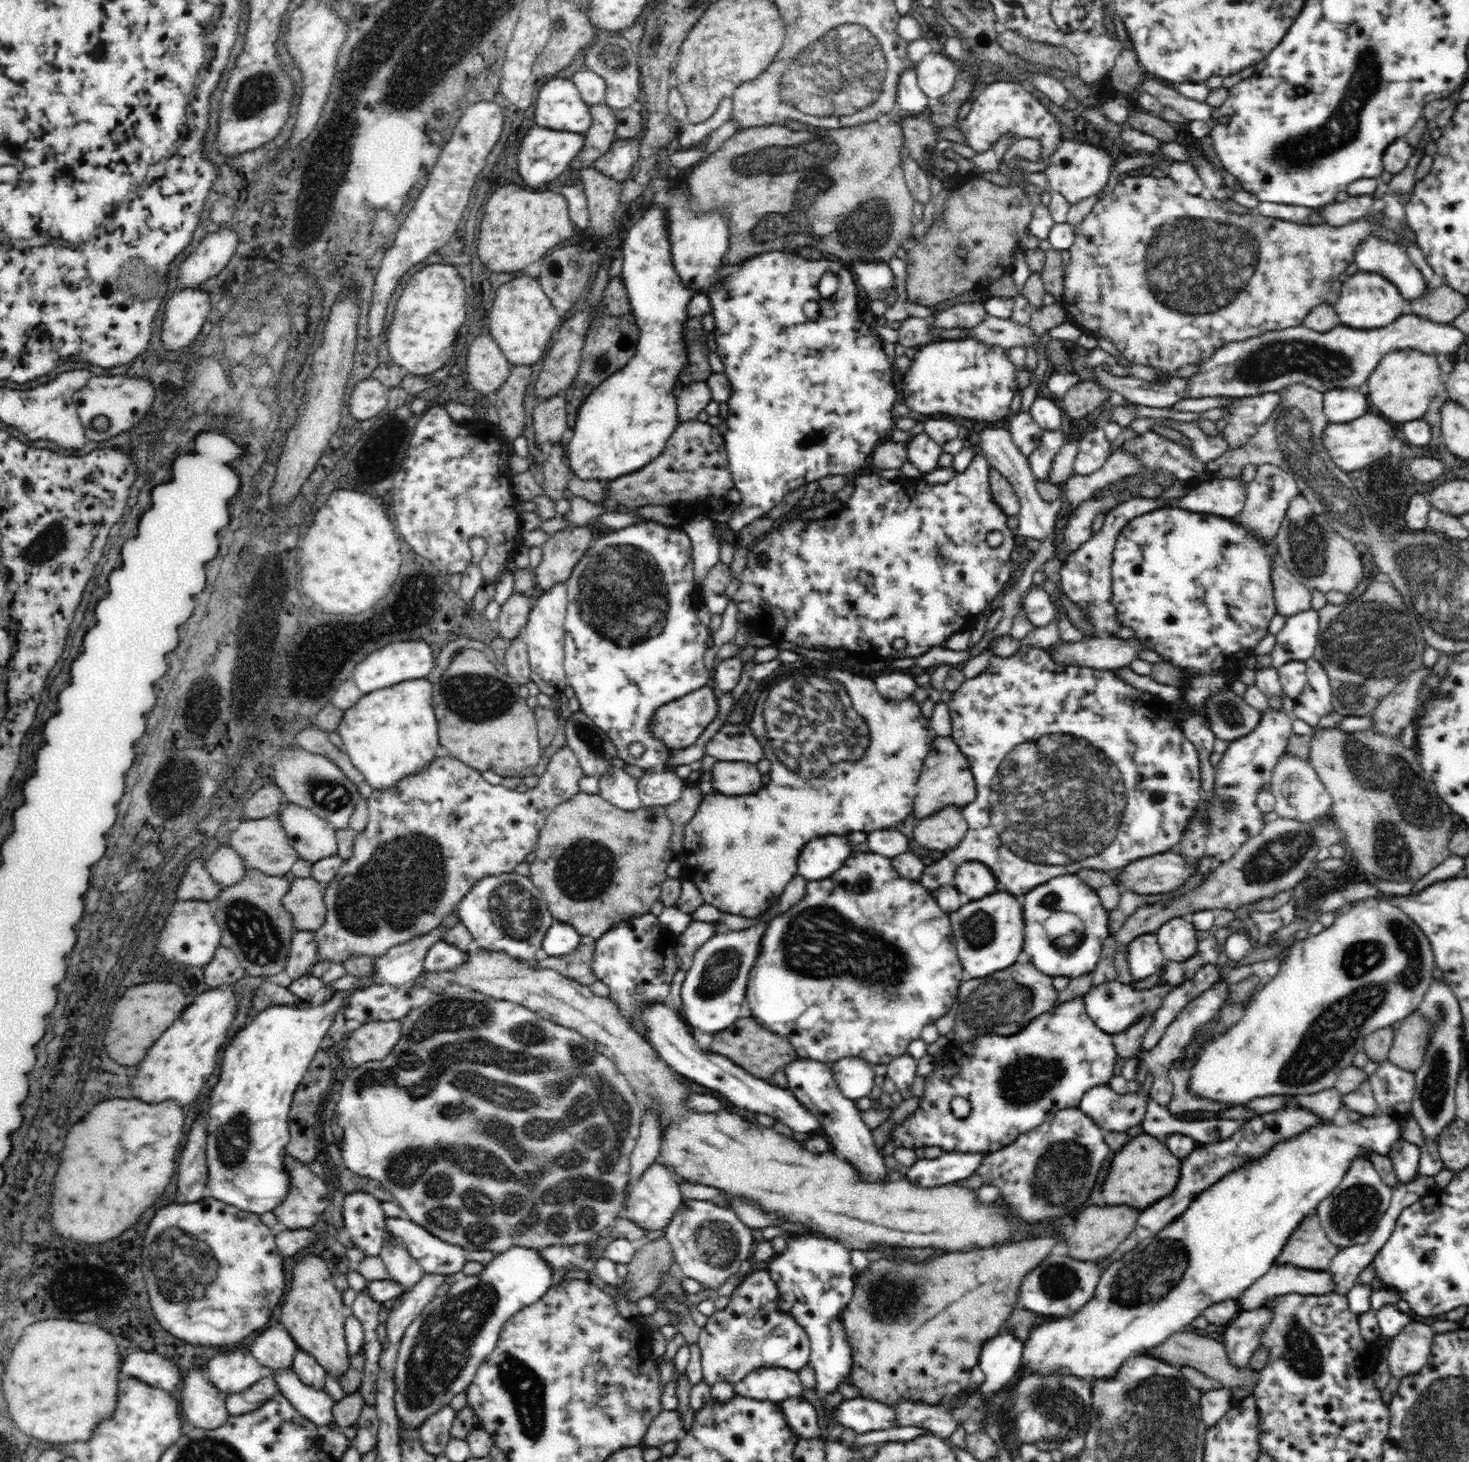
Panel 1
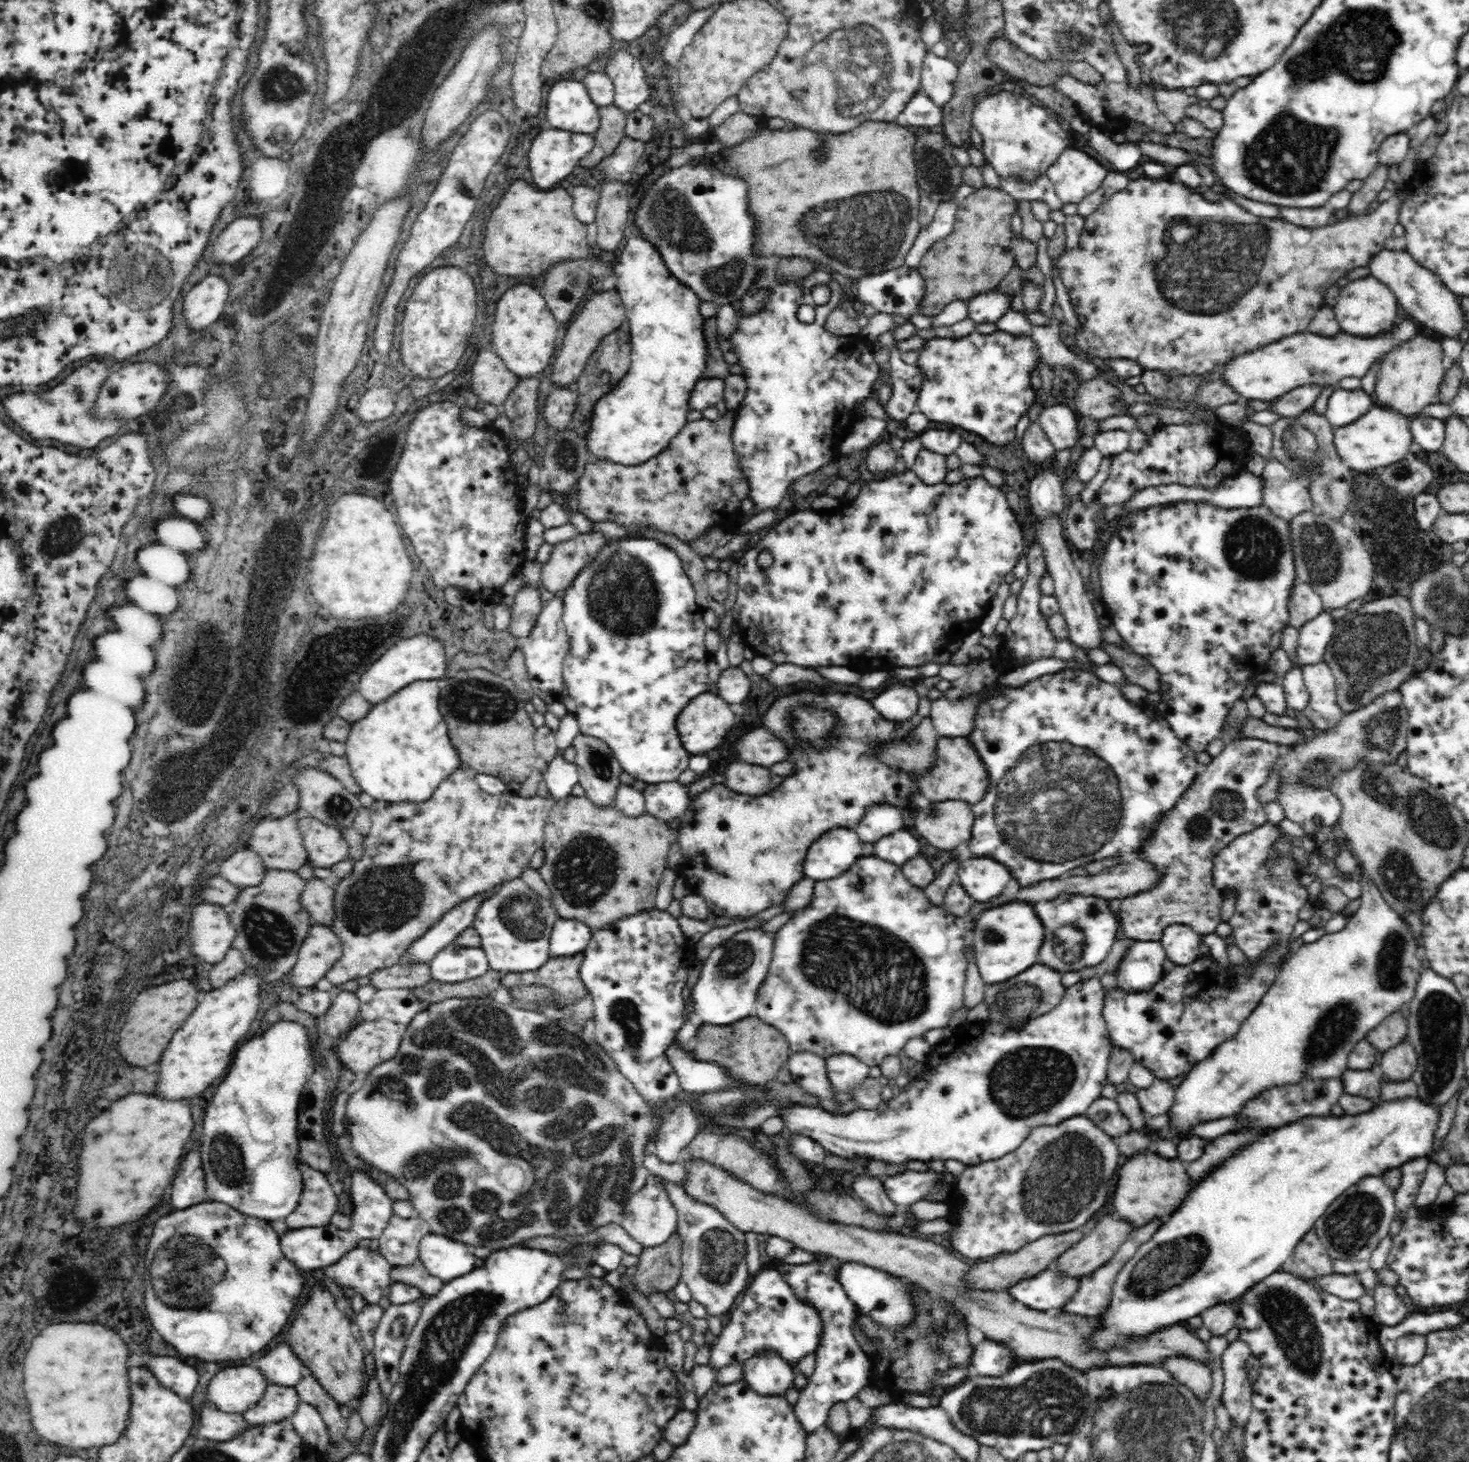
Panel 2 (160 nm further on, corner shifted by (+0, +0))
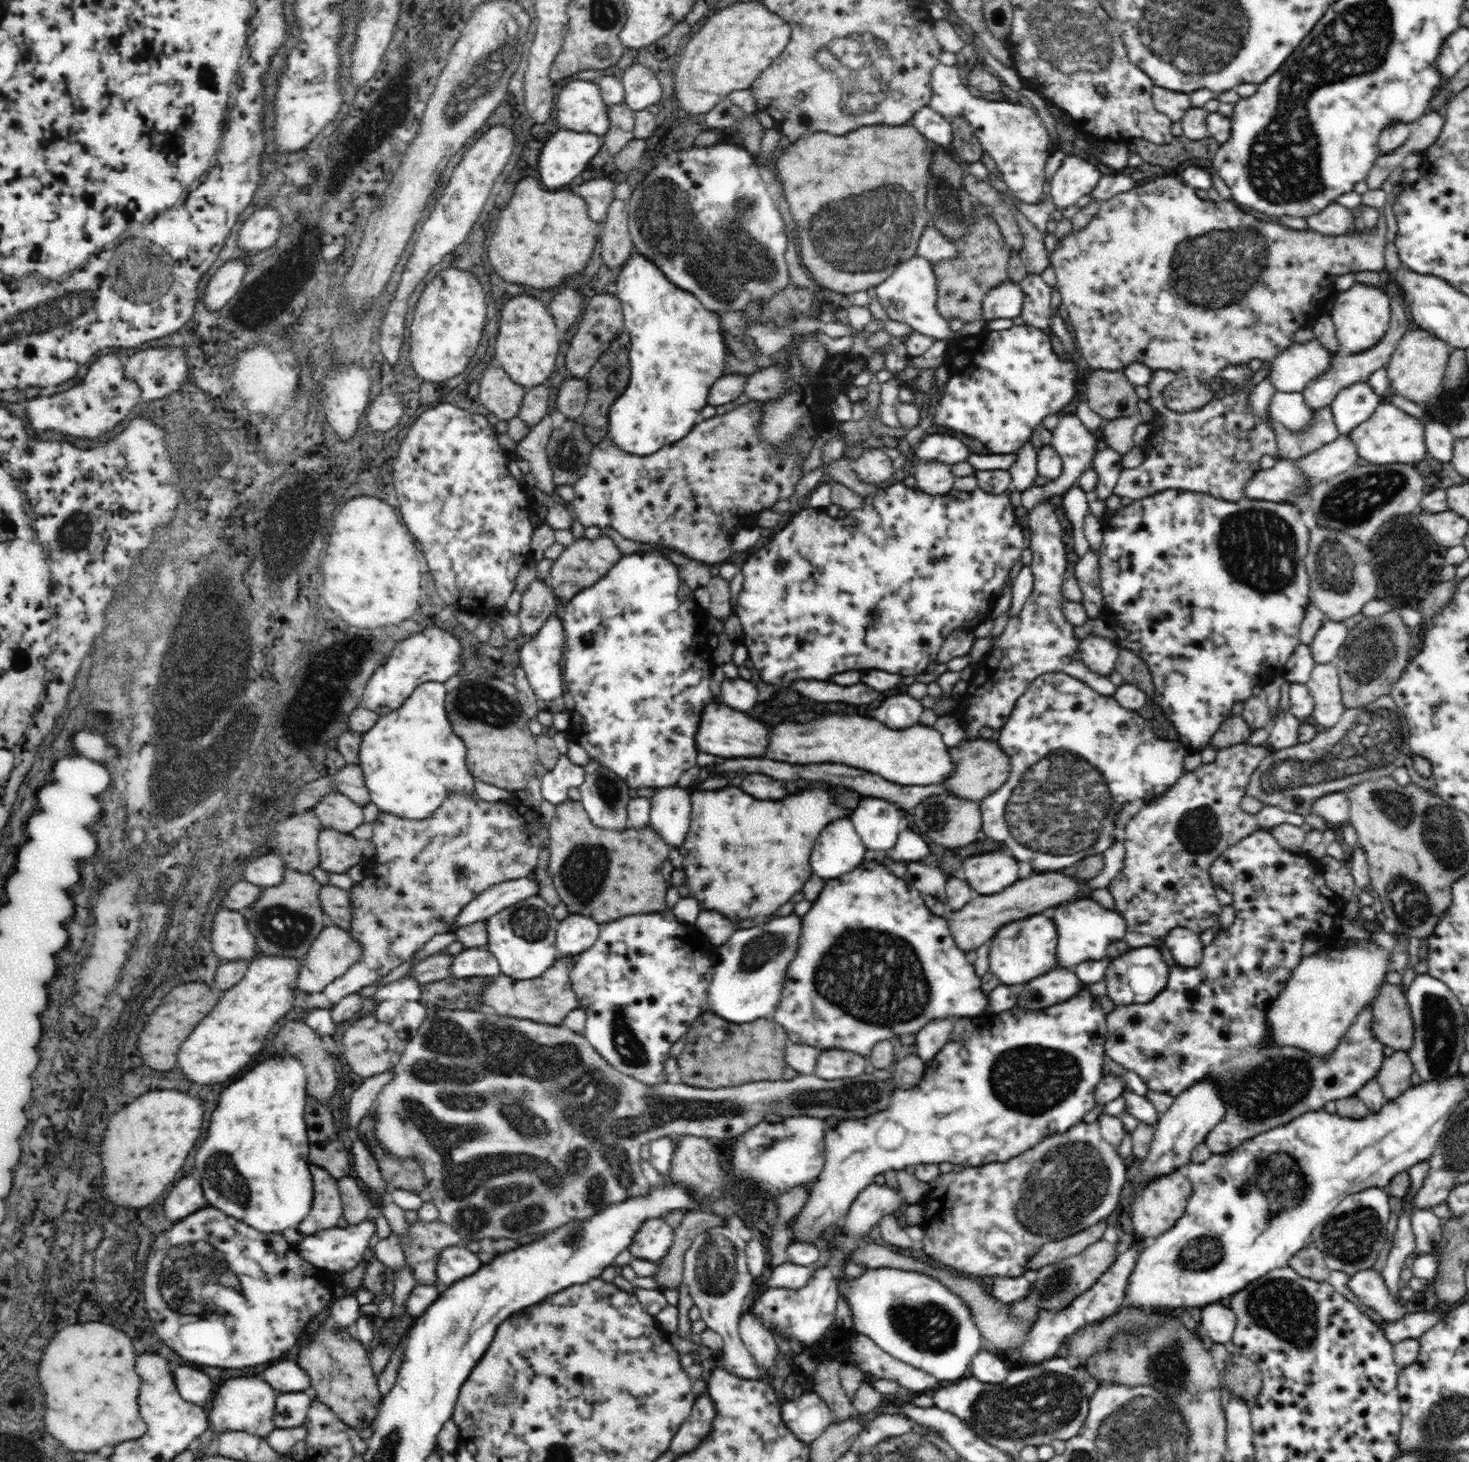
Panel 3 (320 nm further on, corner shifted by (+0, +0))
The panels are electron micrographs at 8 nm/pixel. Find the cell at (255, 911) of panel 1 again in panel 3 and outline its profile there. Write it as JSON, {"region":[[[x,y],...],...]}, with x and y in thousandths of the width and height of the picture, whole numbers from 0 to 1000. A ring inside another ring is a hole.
{"region":[[[196,594],[193,598],[192,603],[180,607],[172,619],[164,622],[168,634],[174,640],[176,654],[193,653],[207,657],[212,646],[224,631],[217,615],[219,606],[211,597]]]}

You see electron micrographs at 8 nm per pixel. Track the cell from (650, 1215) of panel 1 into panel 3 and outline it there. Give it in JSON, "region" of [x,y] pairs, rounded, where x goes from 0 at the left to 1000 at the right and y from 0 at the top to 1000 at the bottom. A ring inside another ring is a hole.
{"region":[[[448,832],[438,836],[428,854],[431,860],[449,865],[455,859],[459,848],[459,842],[451,834]]]}

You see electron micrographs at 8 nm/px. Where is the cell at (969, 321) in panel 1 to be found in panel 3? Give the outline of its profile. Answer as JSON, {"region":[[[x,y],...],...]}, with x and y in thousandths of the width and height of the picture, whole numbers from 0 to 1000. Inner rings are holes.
{"region":[[[686,192],[675,197],[670,204],[668,213],[671,219],[690,218],[696,215],[697,199],[693,194]]]}

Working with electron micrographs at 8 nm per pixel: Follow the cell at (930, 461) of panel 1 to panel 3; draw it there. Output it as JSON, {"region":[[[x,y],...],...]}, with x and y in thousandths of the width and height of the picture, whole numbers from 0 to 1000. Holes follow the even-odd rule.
{"region":[[[627,315],[623,319],[625,334],[634,339],[647,337],[650,327],[647,319],[641,315]]]}

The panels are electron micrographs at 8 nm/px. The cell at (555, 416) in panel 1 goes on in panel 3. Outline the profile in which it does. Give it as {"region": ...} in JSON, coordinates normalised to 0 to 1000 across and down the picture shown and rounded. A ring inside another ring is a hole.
{"region":[[[386,259],[379,269],[378,280],[385,283],[386,287],[395,287],[400,272],[400,264],[398,259]]]}

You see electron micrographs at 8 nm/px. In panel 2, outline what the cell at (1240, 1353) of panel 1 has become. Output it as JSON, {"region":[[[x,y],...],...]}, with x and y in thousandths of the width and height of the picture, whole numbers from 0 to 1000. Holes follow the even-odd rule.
{"region":[[[847,917],[837,919],[832,926],[833,949],[831,958],[835,963],[839,975],[848,977],[852,964],[852,949],[848,932],[851,927],[851,921]]]}

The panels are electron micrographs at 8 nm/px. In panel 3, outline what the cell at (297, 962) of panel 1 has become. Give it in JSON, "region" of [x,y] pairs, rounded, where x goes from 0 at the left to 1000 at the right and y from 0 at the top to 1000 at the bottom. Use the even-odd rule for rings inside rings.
{"region":[[[223,631],[212,646],[204,663],[201,676],[211,680],[220,679],[227,670],[236,666],[236,663],[245,656],[245,647],[237,636]]]}

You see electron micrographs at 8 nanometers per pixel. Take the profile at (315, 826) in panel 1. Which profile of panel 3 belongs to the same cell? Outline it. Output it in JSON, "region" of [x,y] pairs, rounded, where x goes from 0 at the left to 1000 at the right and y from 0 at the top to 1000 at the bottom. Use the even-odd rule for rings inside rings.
{"region":[[[221,566],[217,569],[216,580],[217,593],[223,597],[238,598],[238,594],[249,590],[246,583],[247,576],[240,573],[238,570],[232,570]]]}

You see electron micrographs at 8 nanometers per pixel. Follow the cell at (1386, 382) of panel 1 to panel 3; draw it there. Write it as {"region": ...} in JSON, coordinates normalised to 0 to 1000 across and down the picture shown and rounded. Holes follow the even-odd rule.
{"region":[[[967,224],[958,226],[953,232],[951,239],[944,249],[945,259],[950,268],[963,276],[972,276],[982,264],[982,259],[986,247],[986,235],[980,233]]]}

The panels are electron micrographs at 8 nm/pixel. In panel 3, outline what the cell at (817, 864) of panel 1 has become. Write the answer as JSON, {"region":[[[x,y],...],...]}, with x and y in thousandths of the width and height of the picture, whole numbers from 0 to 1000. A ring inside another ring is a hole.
{"region":[[[579,559],[569,560],[564,562],[557,571],[551,592],[554,598],[562,602],[568,601],[587,591],[590,583]]]}

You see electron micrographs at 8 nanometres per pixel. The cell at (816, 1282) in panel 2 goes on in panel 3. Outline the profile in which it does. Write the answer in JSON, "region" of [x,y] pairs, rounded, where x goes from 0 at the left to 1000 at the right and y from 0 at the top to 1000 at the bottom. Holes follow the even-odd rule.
{"region":[[[547,952],[538,958],[534,957],[532,962],[534,974],[549,988],[566,974],[564,967],[565,964],[562,959],[553,952]]]}

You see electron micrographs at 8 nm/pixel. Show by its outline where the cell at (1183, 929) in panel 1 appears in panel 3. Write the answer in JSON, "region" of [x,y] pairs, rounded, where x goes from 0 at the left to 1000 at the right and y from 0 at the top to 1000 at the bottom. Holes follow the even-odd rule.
{"region":[[[799,635],[793,640],[793,646],[799,657],[804,661],[814,662],[818,658],[820,647],[816,638],[809,635]]]}

